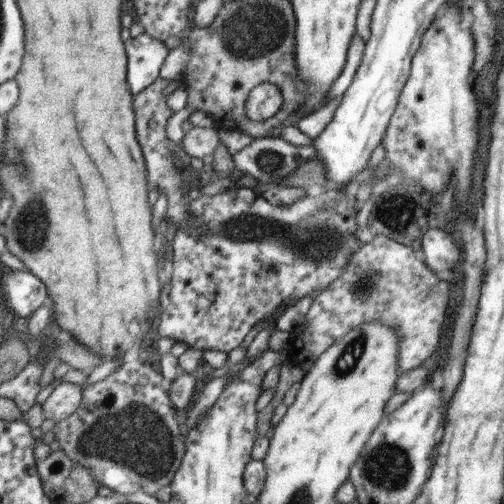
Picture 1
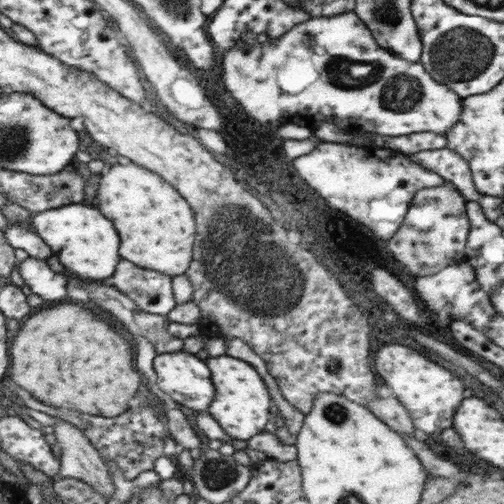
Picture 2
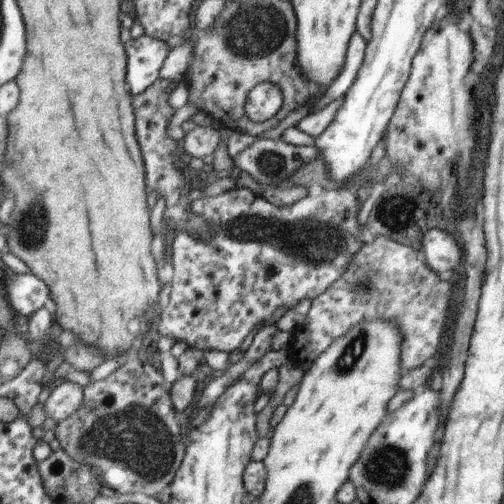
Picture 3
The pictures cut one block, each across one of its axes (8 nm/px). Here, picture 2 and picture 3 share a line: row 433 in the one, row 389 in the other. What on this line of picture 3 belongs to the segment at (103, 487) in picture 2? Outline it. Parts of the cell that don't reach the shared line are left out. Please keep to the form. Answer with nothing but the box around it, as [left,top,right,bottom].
[43,382,83,422]

